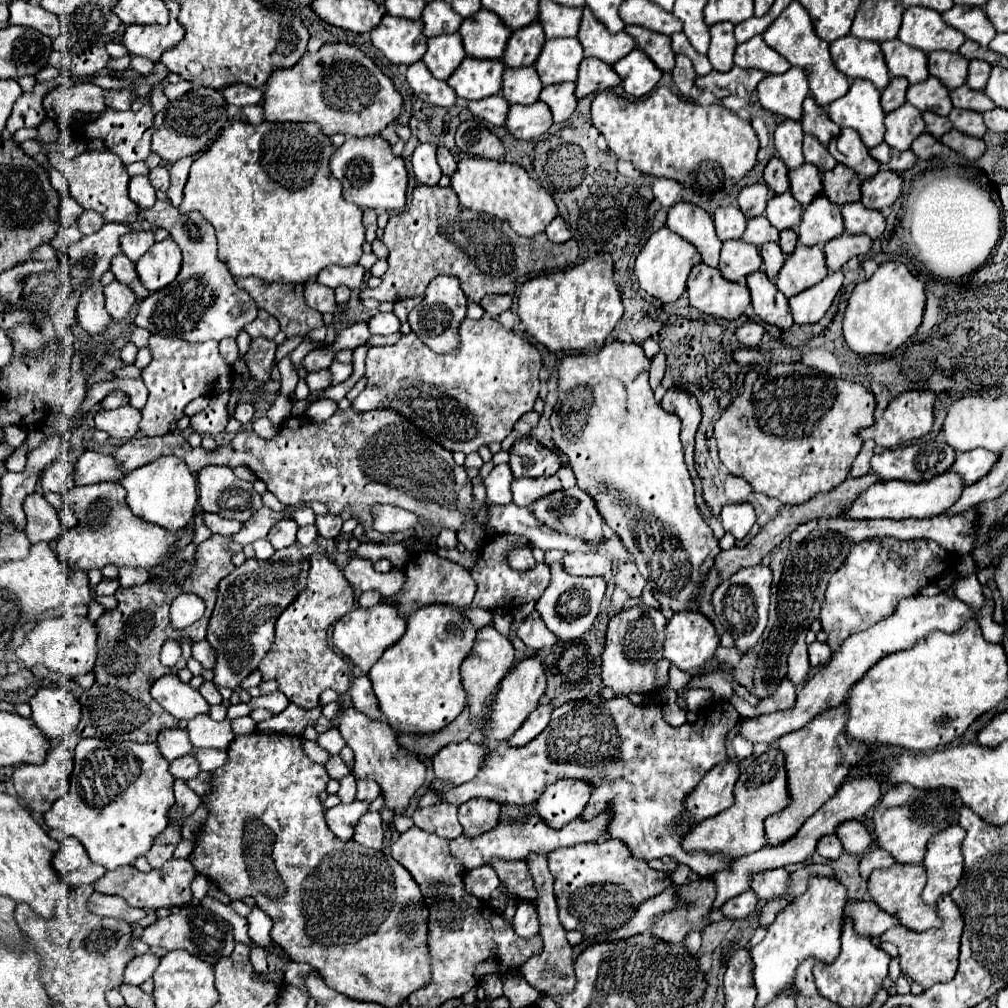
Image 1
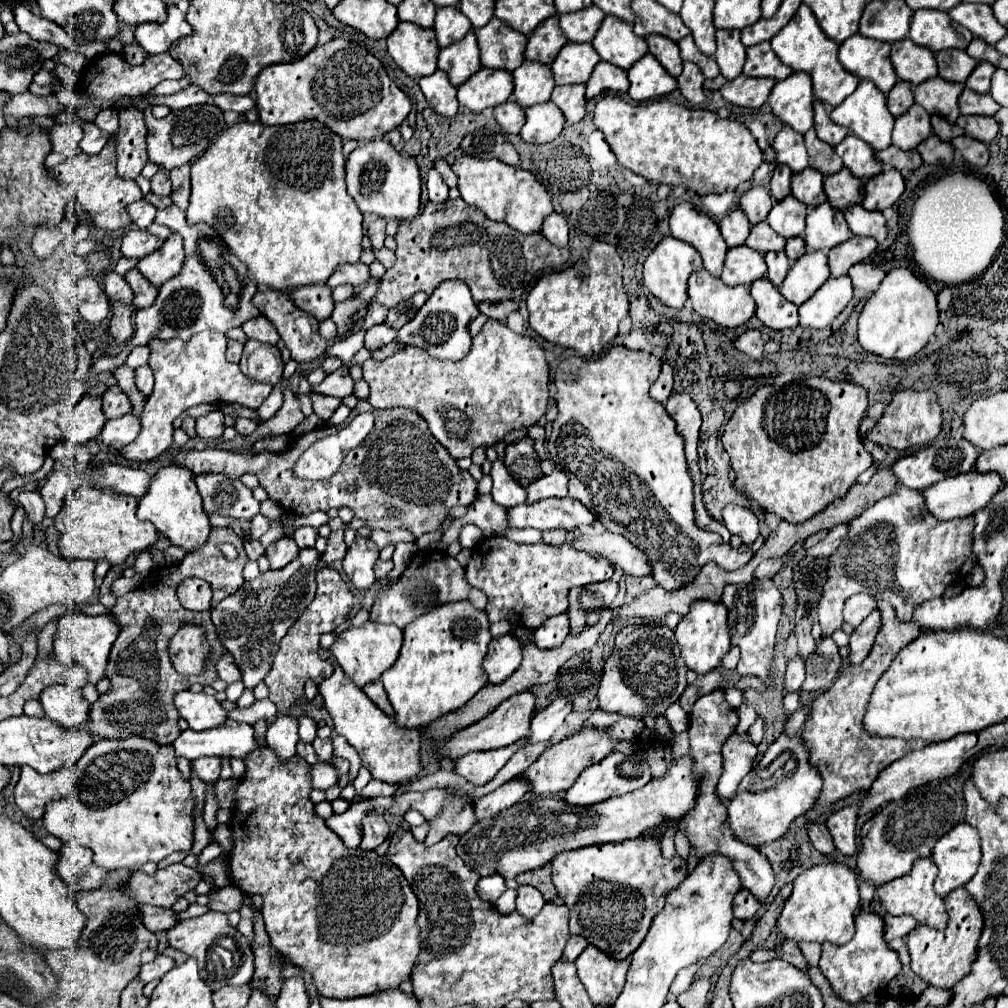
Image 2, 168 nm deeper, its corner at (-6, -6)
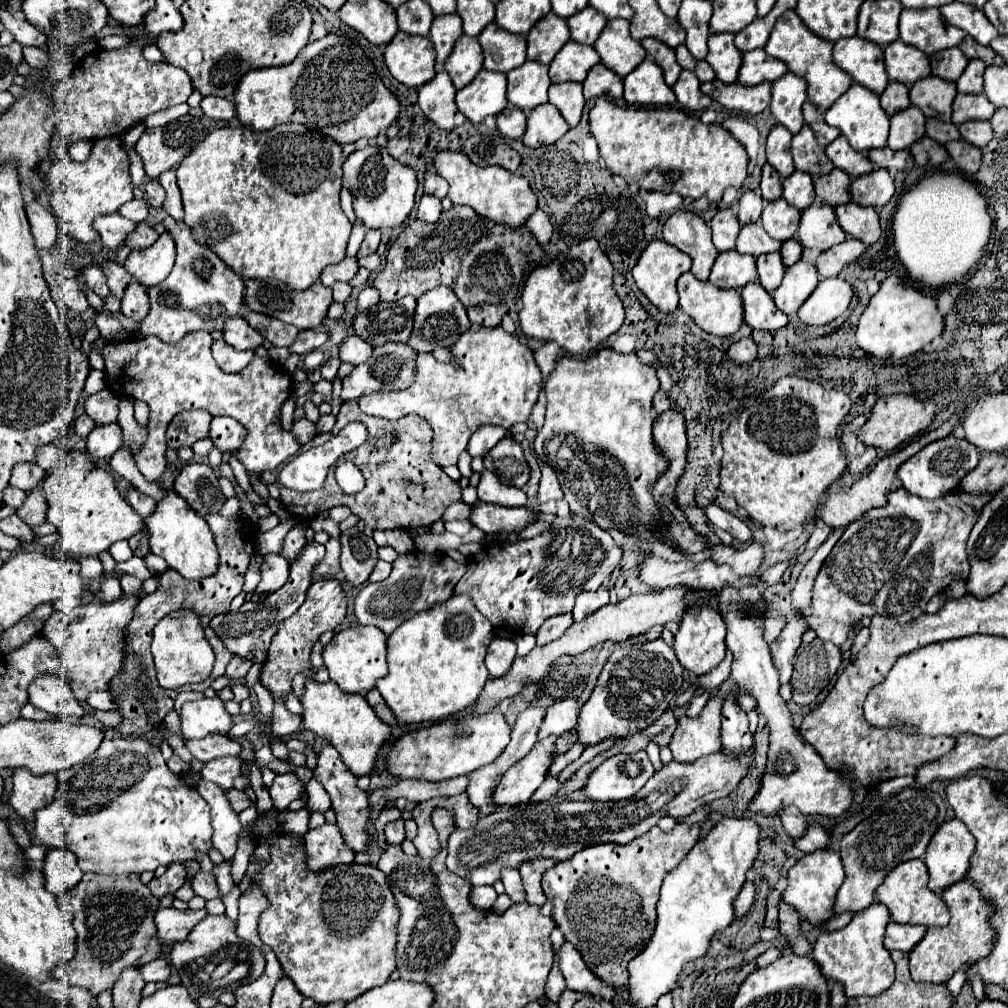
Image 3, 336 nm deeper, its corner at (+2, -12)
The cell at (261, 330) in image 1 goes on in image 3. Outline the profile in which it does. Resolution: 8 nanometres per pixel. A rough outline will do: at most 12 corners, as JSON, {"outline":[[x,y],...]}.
{"outline":[[242,316],[224,322],[224,342],[252,350],[262,338]]}

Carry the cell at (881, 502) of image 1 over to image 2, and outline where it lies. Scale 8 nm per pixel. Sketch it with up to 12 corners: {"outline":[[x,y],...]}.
{"outline":[[968,472],[924,488],[936,520],[984,508],[1002,480]]}

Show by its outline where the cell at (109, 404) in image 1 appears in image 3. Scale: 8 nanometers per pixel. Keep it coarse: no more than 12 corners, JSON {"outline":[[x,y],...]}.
{"outline":[[104,388],[86,398],[84,410],[96,424],[112,424],[118,396]]}

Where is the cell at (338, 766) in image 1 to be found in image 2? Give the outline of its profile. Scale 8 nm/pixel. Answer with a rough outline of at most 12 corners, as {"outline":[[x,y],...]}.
{"outline":[[312,764],[312,782],[320,790],[338,784],[332,764]]}

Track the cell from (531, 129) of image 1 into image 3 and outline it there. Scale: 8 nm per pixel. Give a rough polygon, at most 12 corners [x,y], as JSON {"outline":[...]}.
{"outline":[[542,104],[528,114],[524,144],[554,144],[570,126],[556,106]]}

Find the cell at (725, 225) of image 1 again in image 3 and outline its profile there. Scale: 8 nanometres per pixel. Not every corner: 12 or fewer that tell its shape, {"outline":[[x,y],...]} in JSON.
{"outline":[[732,208],[710,220],[718,252],[734,250],[740,222]]}

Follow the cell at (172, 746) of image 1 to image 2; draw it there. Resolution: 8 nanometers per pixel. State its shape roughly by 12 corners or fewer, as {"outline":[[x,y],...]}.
{"outline":[[226,720],[204,732],[184,730],[176,756],[248,754],[258,744],[250,724]]}

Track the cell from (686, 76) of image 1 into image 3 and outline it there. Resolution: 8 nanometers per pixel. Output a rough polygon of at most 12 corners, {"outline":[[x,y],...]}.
{"outline":[[682,70],[674,90],[690,110],[704,110],[713,102],[700,92],[700,80]]}

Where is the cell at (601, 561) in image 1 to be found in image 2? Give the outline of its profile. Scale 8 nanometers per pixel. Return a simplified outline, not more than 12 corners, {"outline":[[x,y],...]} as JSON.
{"outline":[[506,536],[472,550],[466,578],[488,620],[538,628],[566,612],[568,588],[614,566]]}

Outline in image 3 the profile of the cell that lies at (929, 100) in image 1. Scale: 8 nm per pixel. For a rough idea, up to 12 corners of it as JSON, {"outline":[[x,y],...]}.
{"outline":[[936,76],[910,88],[926,118],[948,122],[956,84]]}

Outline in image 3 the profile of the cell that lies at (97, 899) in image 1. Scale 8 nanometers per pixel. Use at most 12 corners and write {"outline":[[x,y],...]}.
{"outline":[[160,908],[158,938],[182,942],[206,910]]}

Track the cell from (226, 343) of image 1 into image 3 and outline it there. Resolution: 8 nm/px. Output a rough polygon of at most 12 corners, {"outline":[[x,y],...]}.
{"outline":[[212,342],[212,356],[224,372],[240,372],[254,352]]}

